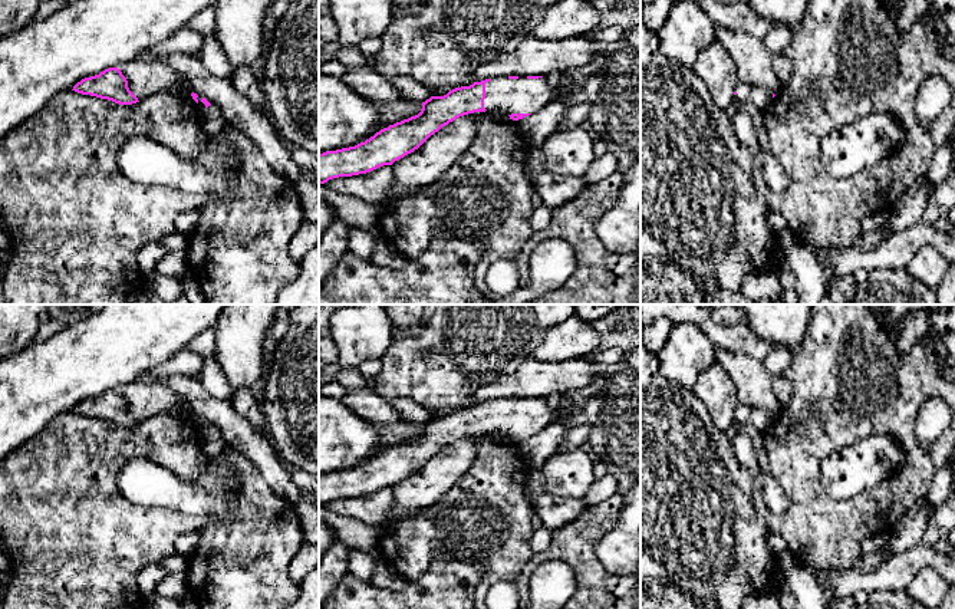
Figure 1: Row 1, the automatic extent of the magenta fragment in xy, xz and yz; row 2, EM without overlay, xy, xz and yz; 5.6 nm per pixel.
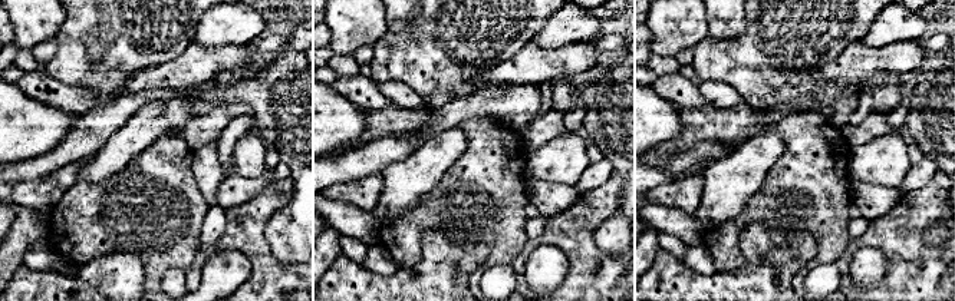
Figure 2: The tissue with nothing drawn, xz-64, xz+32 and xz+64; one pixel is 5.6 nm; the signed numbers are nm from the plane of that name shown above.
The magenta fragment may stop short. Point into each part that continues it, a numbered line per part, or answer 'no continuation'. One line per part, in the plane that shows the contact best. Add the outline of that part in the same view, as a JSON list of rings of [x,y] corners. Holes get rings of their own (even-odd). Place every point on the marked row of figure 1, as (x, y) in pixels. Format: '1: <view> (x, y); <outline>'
1: xz (522, 95); [[[495,78],[485,83],[484,108],[500,109],[508,115],[534,113],[554,96],[559,98],[559,93],[560,88],[551,88],[546,78]]]

